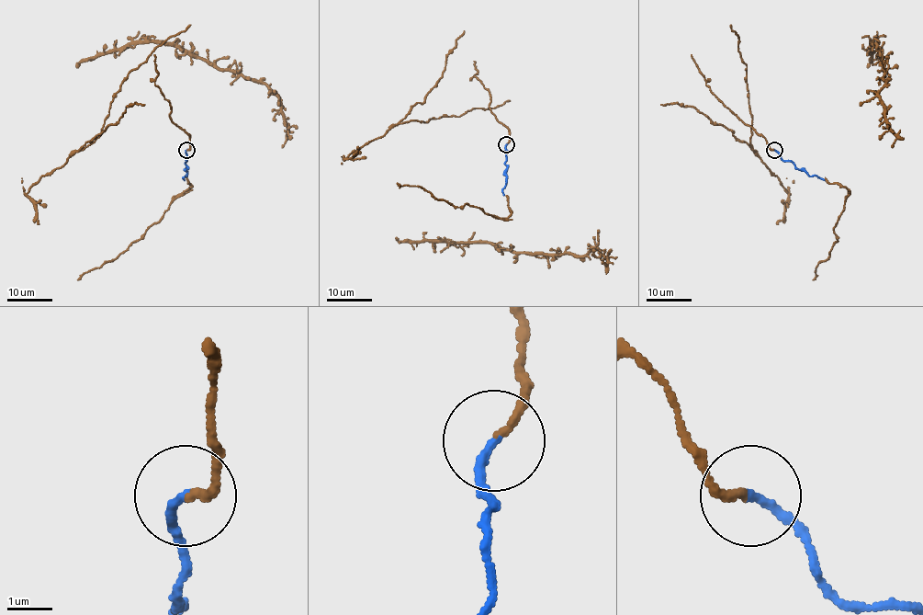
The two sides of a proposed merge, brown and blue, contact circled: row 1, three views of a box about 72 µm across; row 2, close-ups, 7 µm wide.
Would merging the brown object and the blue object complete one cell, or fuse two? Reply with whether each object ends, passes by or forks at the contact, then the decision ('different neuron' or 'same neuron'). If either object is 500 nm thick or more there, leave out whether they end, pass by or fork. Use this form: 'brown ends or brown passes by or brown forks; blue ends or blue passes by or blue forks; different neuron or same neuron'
brown ends; blue ends; same neuron

